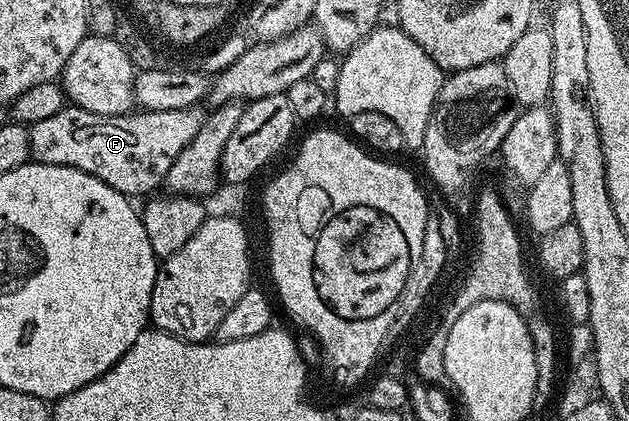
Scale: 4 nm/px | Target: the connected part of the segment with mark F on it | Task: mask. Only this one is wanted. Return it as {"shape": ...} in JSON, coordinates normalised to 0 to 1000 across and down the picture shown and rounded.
{"shape":[[[102,249],[84,278],[48,295],[49,378],[57,387],[121,397],[196,463],[234,468],[261,442],[275,382],[313,325],[326,280],[323,259],[312,249],[273,264],[221,259],[200,273],[156,273]]]}

